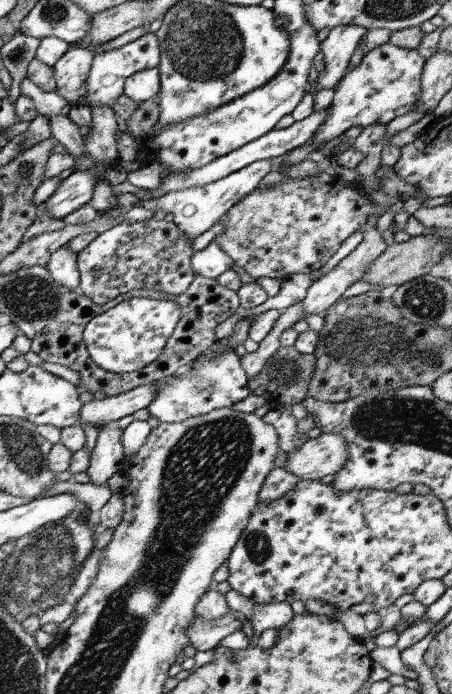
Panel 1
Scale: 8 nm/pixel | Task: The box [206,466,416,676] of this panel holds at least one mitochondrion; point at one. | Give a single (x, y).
(257, 544)

